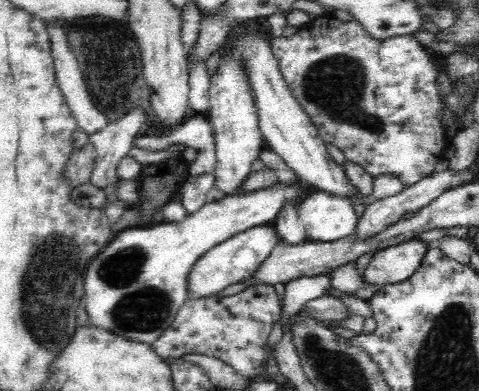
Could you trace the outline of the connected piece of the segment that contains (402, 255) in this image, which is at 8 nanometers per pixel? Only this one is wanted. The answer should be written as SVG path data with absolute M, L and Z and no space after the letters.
M412 239L379 249L366 268L366 282L380 287L396 283L405 285L406 280L420 268L429 246L428 243Z

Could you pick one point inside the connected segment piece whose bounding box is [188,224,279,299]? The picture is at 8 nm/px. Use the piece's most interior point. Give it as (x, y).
(230, 262)

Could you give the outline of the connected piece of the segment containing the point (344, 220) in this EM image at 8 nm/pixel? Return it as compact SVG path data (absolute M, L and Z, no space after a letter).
M311 190L298 204L296 211L308 238L314 242L334 242L352 235L358 216L348 198Z

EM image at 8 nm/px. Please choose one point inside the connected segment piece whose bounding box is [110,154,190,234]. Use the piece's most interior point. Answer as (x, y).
(157, 185)

